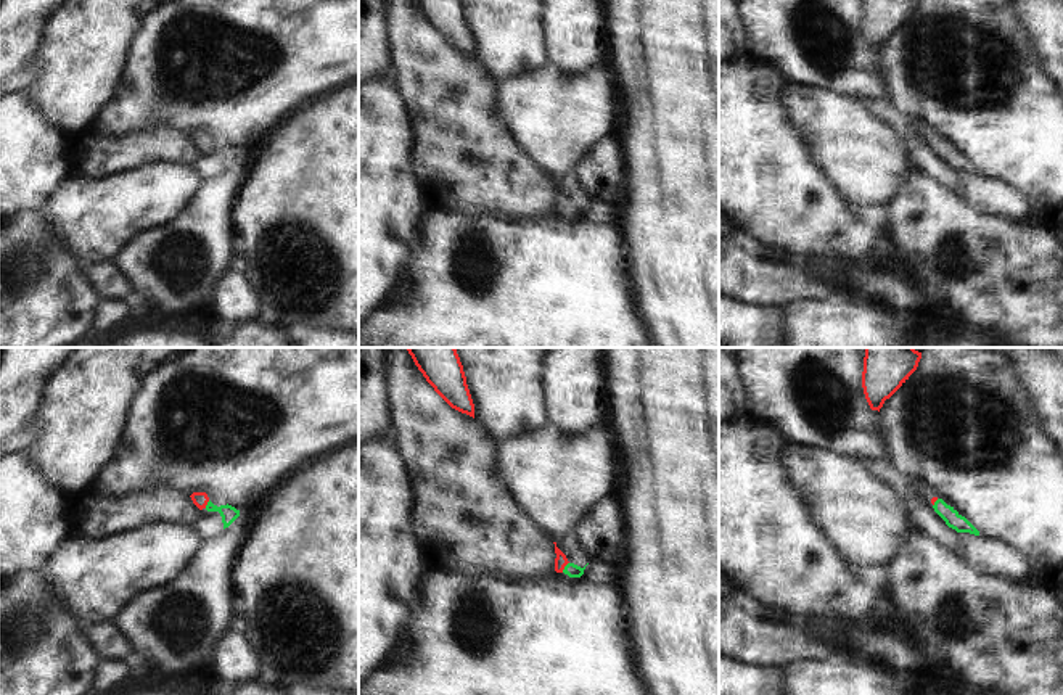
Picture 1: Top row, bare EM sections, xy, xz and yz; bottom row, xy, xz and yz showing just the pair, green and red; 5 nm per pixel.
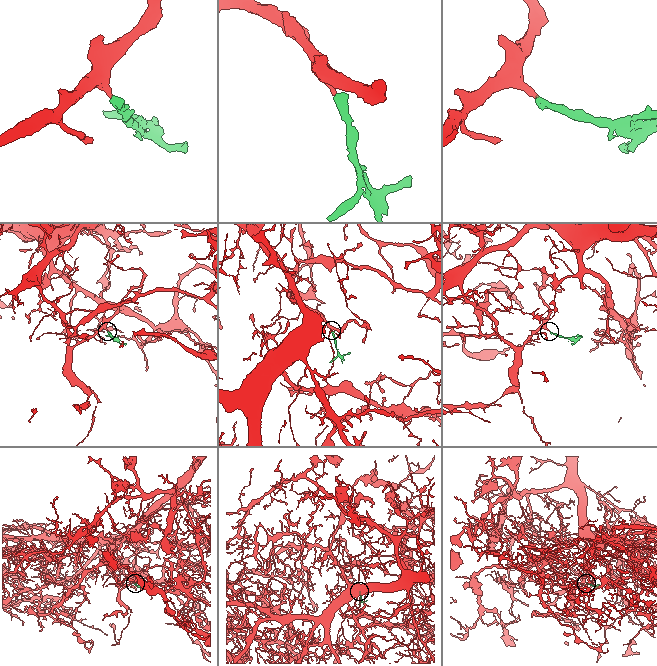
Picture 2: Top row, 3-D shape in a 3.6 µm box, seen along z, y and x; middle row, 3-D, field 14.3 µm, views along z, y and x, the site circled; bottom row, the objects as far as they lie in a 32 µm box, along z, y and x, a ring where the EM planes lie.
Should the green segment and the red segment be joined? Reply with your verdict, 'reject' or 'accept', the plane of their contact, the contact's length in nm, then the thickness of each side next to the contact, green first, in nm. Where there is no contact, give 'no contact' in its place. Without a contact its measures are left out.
accept | xz | 70 nm | 70/60 nm

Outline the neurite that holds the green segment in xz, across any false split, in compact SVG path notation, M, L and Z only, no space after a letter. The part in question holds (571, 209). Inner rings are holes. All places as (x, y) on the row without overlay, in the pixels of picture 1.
M556 182L555 183L555 193L556 193L556 198L555 198L555 211L556 212L564 212L568 214L569 217L581 217L584 214L584 208L574 204L574 203L569 203L566 195L556 187Z

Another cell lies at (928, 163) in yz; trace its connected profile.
M888 98L857 101L864 103L870 114L896 132L920 175L936 180L958 196L963 195L965 185L957 171L949 167L933 148L931 138L938 135L931 125L915 116L901 113Z

